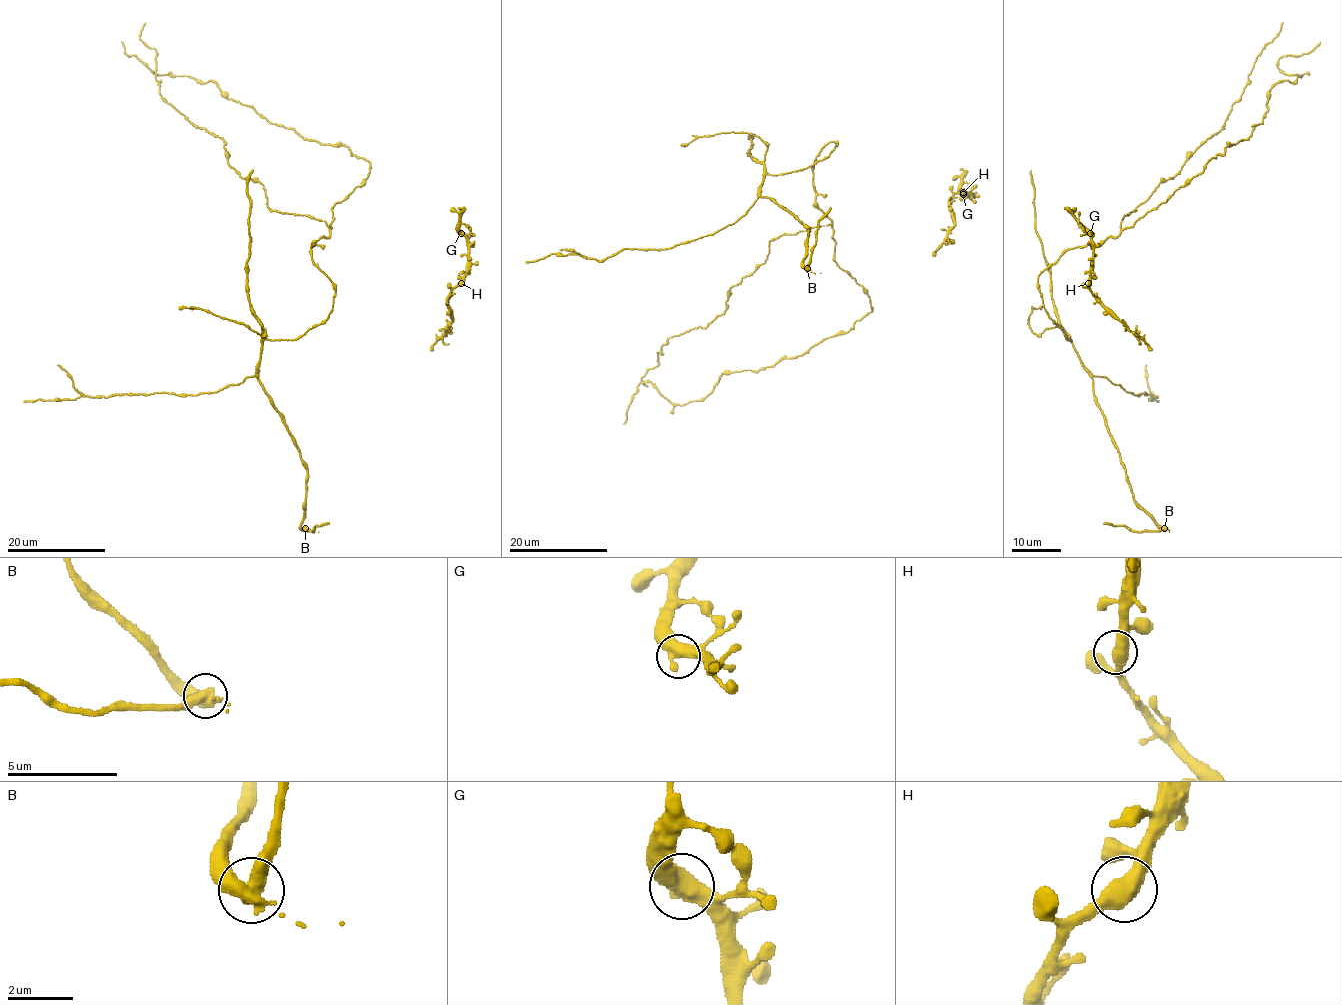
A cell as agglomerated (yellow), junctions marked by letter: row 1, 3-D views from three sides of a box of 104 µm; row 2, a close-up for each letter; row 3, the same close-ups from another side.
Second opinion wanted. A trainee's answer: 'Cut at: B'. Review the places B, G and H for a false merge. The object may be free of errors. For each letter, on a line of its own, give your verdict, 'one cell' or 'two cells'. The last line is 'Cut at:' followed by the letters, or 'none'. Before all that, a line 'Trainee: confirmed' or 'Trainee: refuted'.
Trainee: confirmed
B: two cells
G: one cell
H: one cell
Cut at: B

